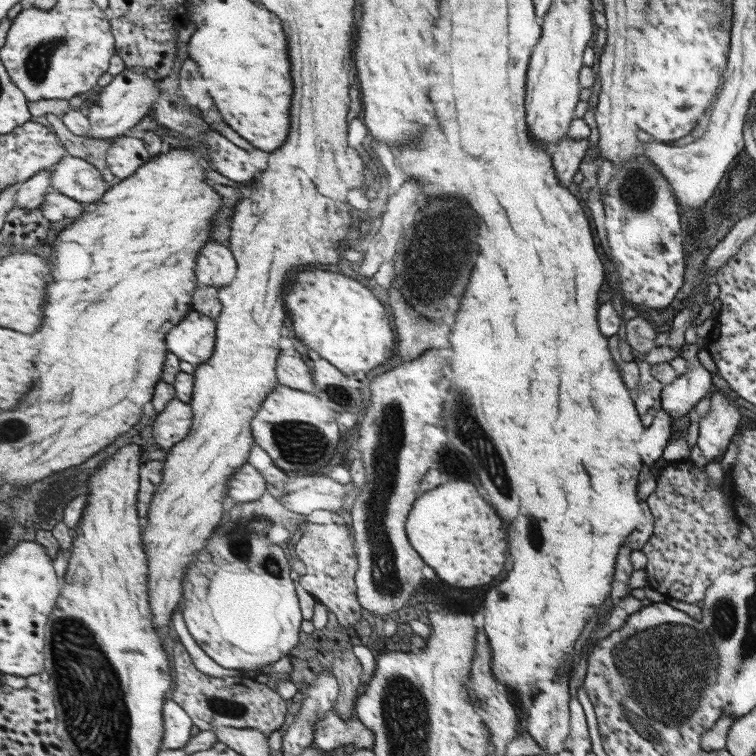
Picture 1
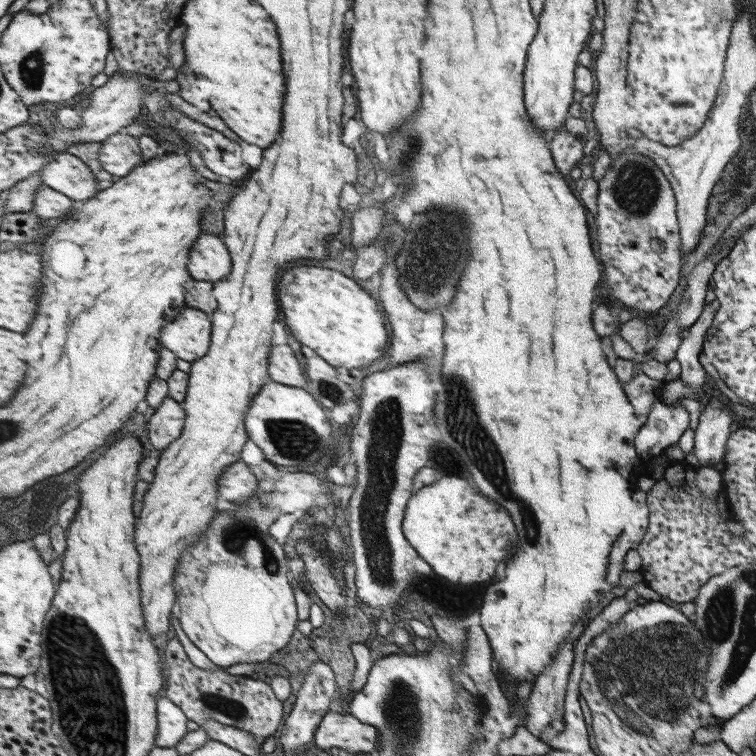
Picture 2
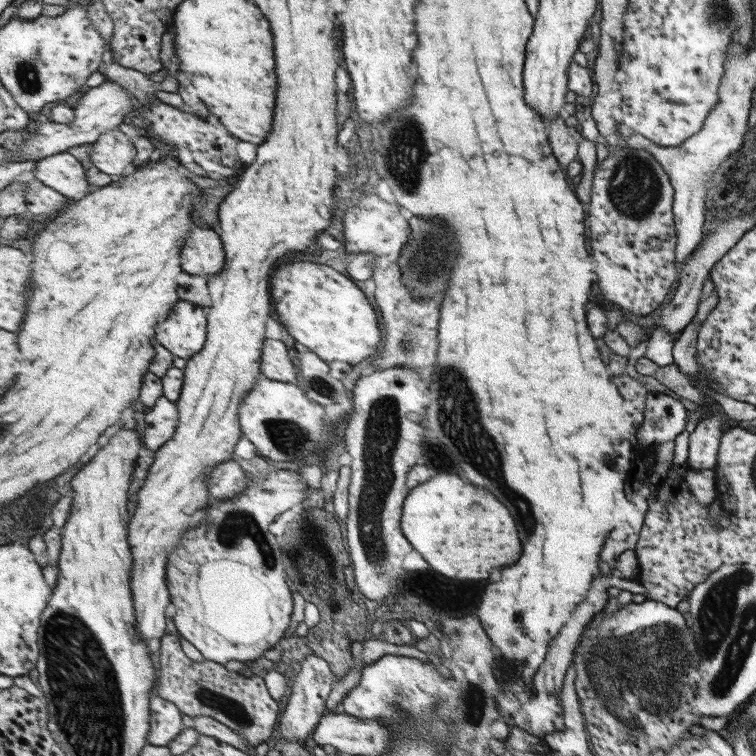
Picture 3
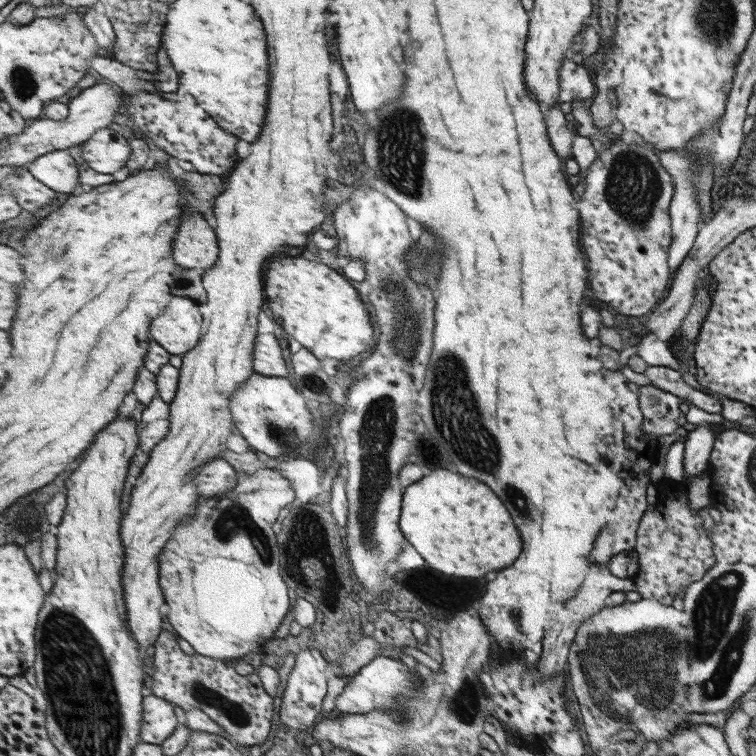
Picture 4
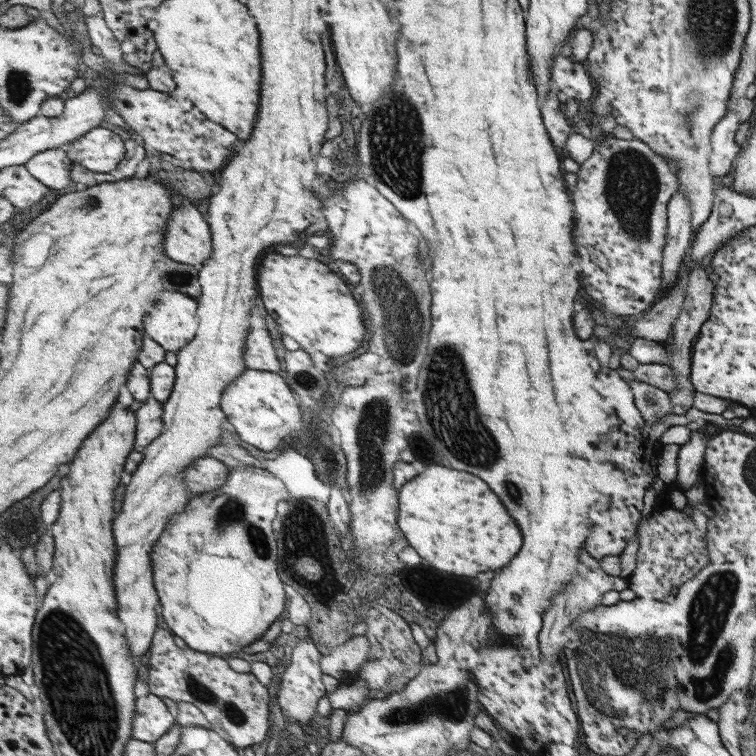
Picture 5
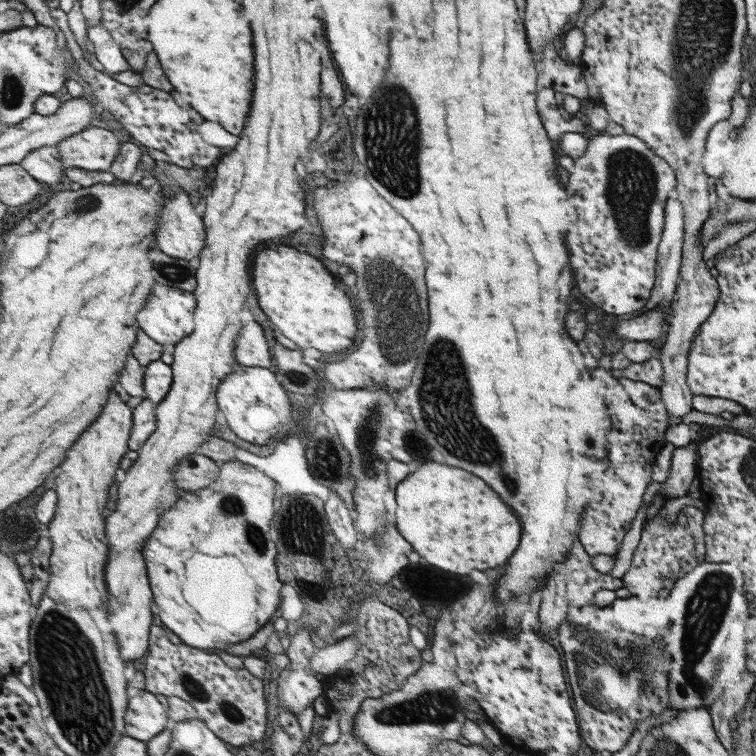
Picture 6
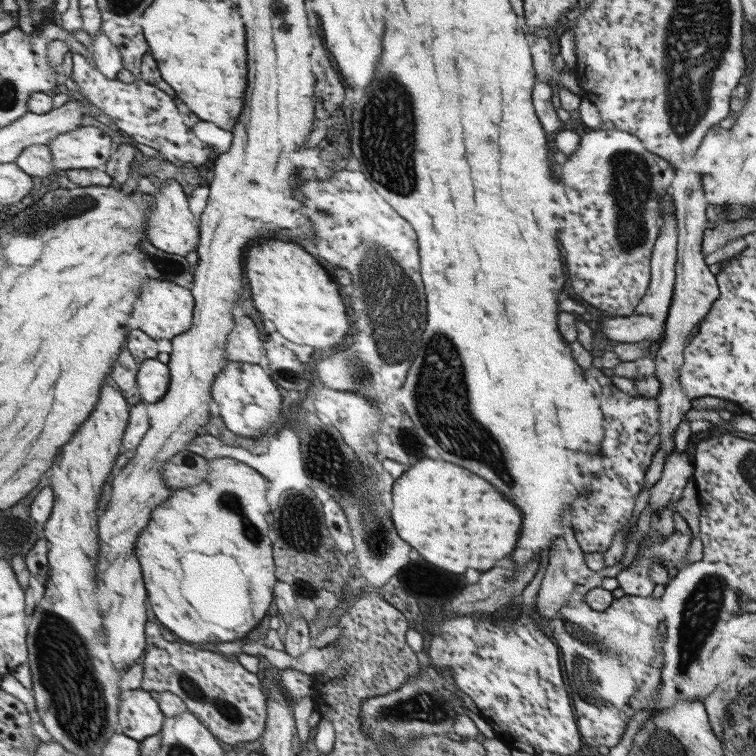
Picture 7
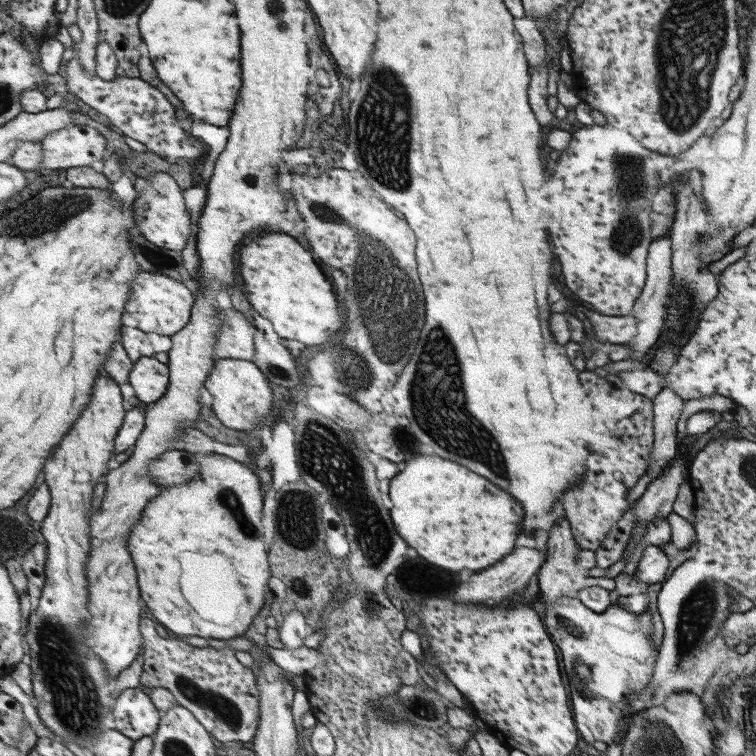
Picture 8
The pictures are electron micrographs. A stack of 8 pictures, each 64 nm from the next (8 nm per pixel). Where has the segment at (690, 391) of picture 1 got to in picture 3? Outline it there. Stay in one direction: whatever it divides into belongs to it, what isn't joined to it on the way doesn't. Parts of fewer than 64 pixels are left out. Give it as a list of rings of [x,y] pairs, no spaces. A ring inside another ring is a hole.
[[[714,293],[706,300],[700,301],[699,310],[694,320],[686,329],[677,335],[677,341],[673,346],[674,363],[685,375],[696,376],[699,374],[700,364],[697,361],[697,342],[701,326],[705,323],[708,315],[716,308],[718,297]]]

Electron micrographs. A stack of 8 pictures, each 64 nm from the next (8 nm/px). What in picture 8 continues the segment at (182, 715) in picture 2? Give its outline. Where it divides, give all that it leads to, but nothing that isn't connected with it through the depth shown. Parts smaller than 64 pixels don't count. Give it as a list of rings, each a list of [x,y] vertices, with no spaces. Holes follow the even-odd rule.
[[[141,689],[125,690],[114,707],[116,729],[134,741],[154,737],[163,721],[163,711],[154,699]]]

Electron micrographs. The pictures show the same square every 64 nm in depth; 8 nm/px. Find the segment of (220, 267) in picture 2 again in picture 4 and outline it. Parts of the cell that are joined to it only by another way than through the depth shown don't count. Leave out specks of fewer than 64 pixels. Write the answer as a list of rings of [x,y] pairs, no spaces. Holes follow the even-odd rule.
[[[192,206],[186,210],[174,252],[184,268],[210,270],[220,261],[220,239],[215,223]]]

